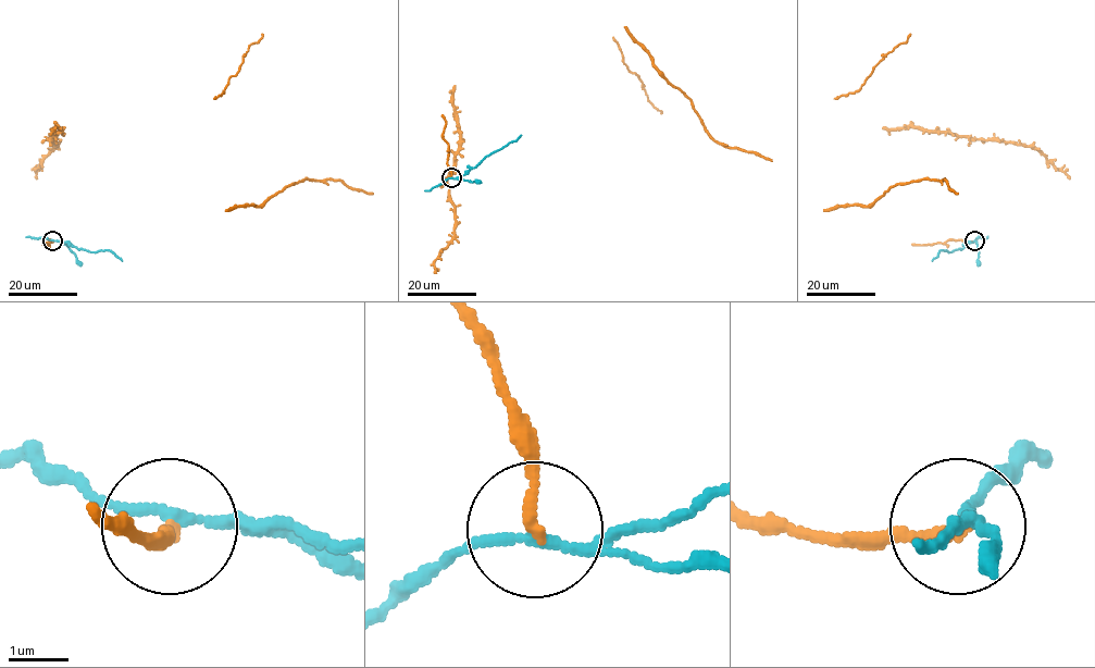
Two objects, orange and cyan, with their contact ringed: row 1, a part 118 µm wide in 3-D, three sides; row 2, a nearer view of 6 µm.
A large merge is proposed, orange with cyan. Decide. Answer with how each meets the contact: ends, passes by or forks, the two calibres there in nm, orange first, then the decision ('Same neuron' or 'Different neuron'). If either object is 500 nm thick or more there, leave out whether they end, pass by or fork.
At the ring orange ends. At the ring cyan passes by. Thickness 200 nm (orange) against 180 nm. Different neuron

